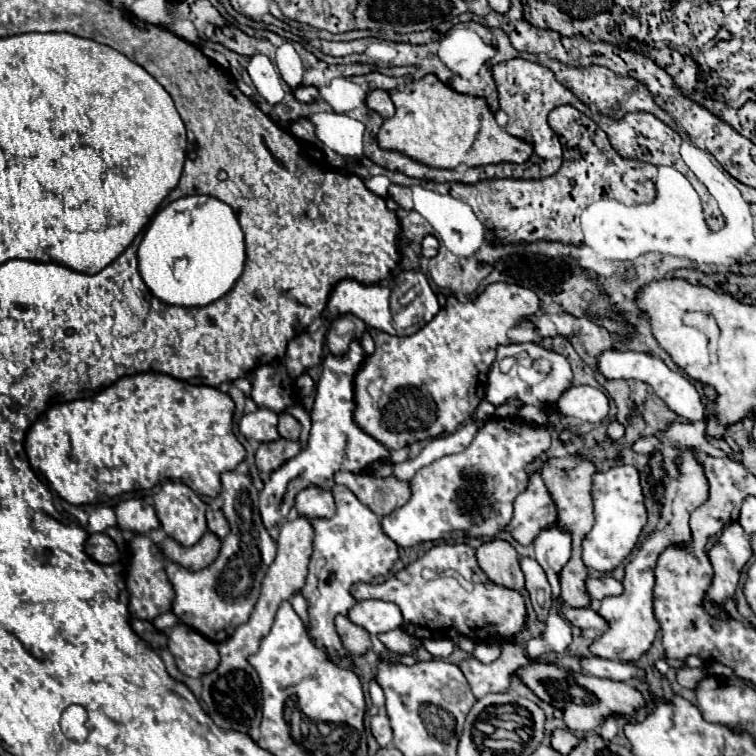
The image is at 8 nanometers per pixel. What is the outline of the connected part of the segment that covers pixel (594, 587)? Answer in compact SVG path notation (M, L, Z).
M603 575L599 579L587 579L587 591L591 595L591 599L603 599L609 595L621 595L623 587L617 579L613 579L611 575Z

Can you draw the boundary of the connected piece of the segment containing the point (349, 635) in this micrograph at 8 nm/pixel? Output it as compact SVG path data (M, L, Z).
M339 615L335 619L335 627L337 627L341 643L349 655L357 657L357 655L365 655L367 651L371 651L371 639L365 629L359 629L343 615Z

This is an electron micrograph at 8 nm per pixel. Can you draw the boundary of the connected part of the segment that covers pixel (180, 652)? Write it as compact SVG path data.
M175 625L169 633L169 651L177 667L189 677L203 677L217 669L217 645L187 625Z

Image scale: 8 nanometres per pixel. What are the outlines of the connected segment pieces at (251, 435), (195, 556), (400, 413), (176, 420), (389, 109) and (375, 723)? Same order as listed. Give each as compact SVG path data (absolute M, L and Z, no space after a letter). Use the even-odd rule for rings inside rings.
M257 409L255 413L243 415L239 423L239 431L247 439L255 439L259 443L271 443L279 439L277 431L277 415L269 409Z
M205 533L199 539L199 543L195 543L193 547L183 547L171 537L167 537L161 543L163 555L189 571L199 571L199 569L205 569L207 565L211 565L219 553L219 547L221 547L221 541L213 533Z
M493 283L473 301L449 297L447 307L415 335L395 337L373 329L375 353L365 359L355 377L357 425L391 449L401 449L425 437L433 439L441 431L455 431L485 397L481 389L495 361L495 349L511 343L507 331L525 315L537 311L539 297L531 289Z
M137 373L121 377L93 397L67 401L39 415L27 431L25 451L41 483L73 505L97 503L103 495L151 489L165 479L179 479L197 495L217 497L221 473L233 471L245 459L245 447L233 433L233 413L233 399L215 387L191 385L163 373Z
M373 89L367 93L367 99L365 99L367 107L373 109L375 113L379 113L383 119L389 119L395 115L395 105L389 97L387 91L381 91L381 89Z
M375 715L373 719L371 719L371 733L373 733L373 737L377 739L377 743L381 745L381 747L387 747L389 743L391 743L391 727L389 727L389 719L387 719L387 715Z

